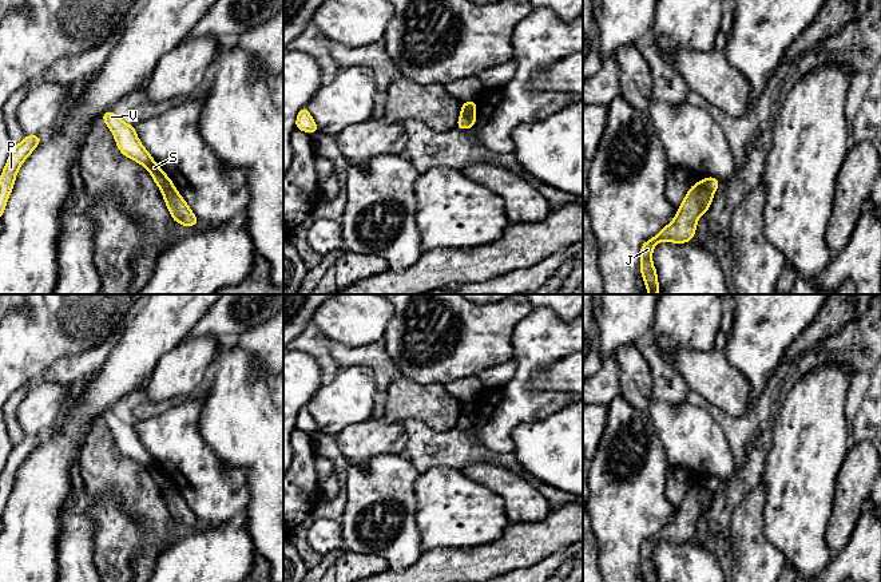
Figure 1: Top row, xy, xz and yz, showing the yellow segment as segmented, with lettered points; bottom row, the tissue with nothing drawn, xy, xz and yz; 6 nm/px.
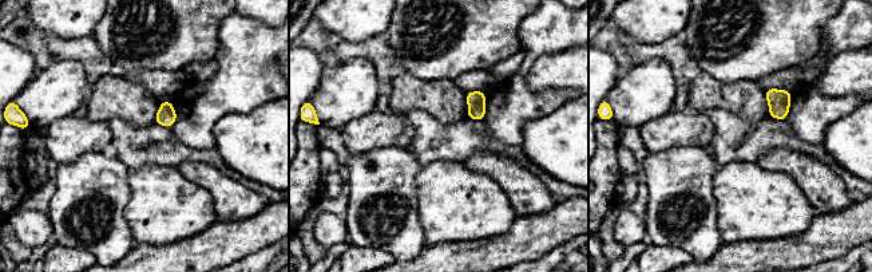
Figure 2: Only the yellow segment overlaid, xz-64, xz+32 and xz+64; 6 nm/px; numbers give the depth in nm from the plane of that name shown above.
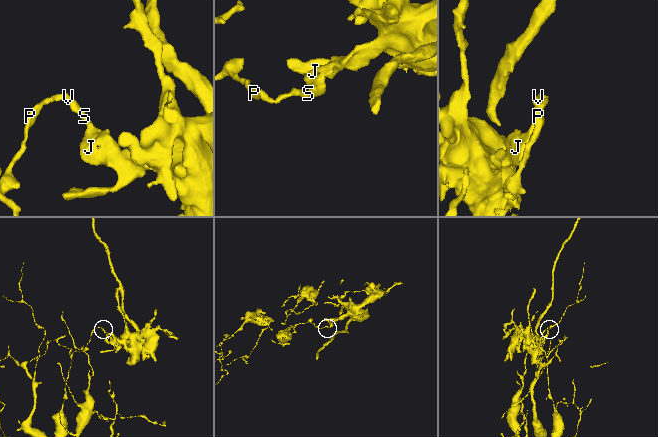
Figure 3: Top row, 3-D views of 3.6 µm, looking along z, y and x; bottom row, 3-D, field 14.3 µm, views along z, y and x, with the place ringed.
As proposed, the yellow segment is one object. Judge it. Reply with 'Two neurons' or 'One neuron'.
Two neurons

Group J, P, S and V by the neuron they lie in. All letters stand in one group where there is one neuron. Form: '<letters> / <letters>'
J / P S V

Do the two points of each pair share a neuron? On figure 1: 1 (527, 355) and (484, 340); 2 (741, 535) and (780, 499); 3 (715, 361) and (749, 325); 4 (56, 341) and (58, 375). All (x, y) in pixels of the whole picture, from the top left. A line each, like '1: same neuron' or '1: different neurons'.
1: different neurons
2: different neurons
3: different neurons
4: different neurons

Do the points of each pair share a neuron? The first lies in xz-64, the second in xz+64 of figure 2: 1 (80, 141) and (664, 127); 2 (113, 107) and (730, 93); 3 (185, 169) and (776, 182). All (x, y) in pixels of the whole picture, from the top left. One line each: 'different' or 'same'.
1: same
2: same
3: different

